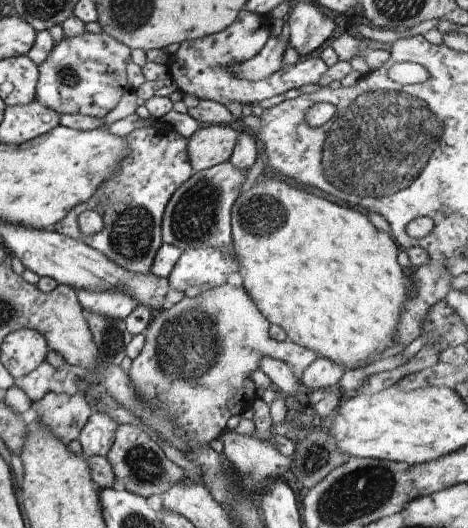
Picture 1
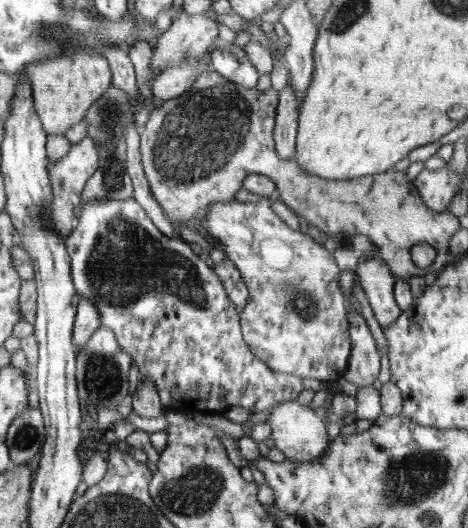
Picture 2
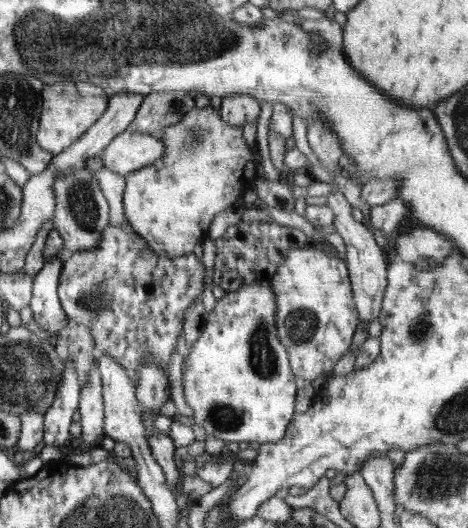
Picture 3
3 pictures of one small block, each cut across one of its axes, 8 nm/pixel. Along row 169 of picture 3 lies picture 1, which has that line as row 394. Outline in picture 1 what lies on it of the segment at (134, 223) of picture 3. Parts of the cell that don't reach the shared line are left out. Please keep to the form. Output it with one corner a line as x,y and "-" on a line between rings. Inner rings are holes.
226,282
215,289
207,288
202,294
194,298
184,297
180,302
165,305
164,308
154,312
151,323
143,332
146,336
144,348
131,364
128,373
130,384
134,386
134,392
138,392
138,396
142,396
142,400
144,400
148,406
152,406
152,408
164,408
164,410
168,412
168,416
174,419
174,426
180,428
180,430
184,432
186,440
194,440
196,444
210,446
210,442
221,437
221,434
227,429
228,420
230,420
232,416
241,415
247,409
250,409
253,406
255,399
258,398
256,394
257,389
254,387
251,374
259,369
260,360
262,360
262,358
268,356
268,358
276,358
287,362
293,368
294,374
296,374
299,379
304,374
306,368
318,358
318,354
316,354
314,350
308,350
308,348
304,348
290,340
282,340
282,342
278,342
278,340
270,338
270,326
271,322
268,322
268,320
262,316
262,313
258,310
256,304
252,302
252,299
248,296
248,292
246,292
246,289
243,286
235,286
234,284

